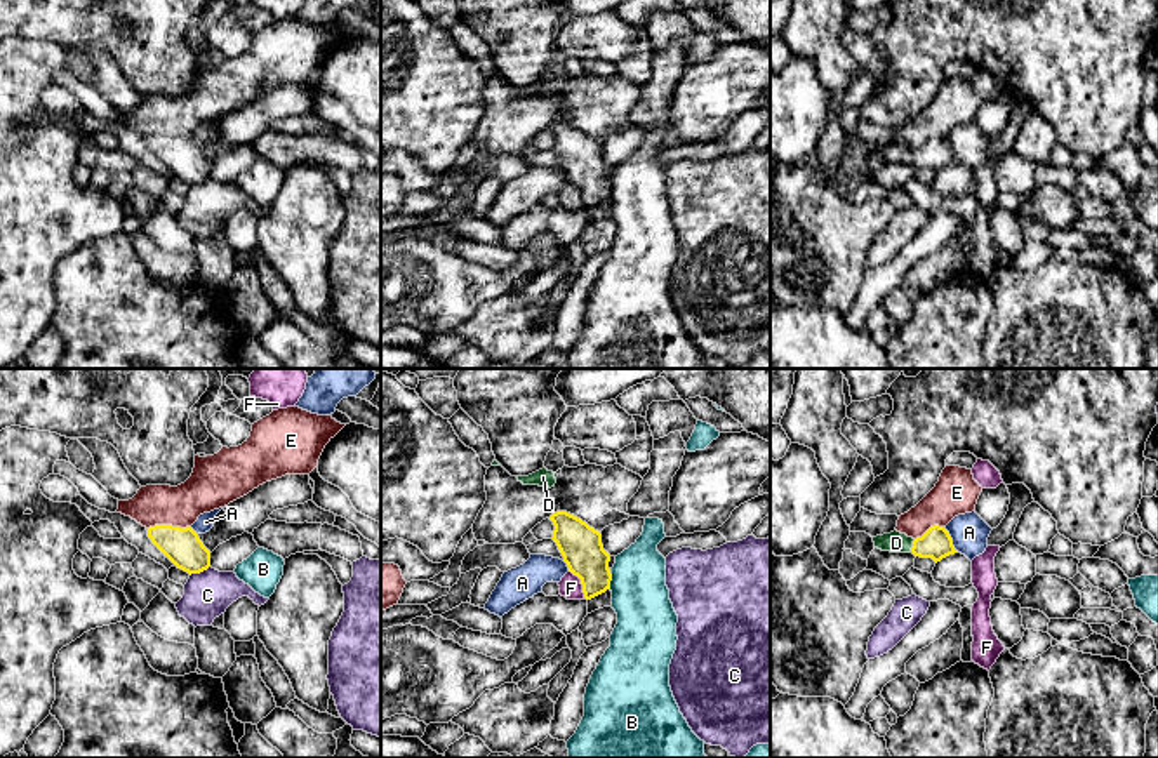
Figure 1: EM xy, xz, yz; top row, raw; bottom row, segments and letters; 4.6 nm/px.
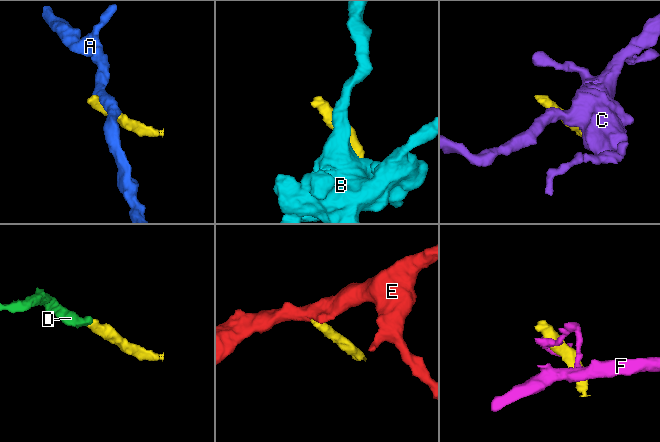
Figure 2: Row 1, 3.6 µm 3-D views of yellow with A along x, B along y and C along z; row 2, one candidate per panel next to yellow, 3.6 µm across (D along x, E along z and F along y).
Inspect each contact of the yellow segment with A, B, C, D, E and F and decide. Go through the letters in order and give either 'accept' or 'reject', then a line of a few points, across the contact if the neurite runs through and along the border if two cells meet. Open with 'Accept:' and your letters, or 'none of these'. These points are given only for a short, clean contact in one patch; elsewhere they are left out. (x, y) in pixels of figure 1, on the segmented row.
Accept: D
A: reject; line yz (945, 529), (958, 551)
B: reject
C: reject
D: accept; line yz (936, 543), (913, 546), (896, 543)
E: reject; line xy (190, 525), (152, 525), (148, 529)
F: reject; line xz (569, 571), (579, 579), (586, 598)

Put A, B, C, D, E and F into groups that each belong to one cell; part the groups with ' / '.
A / B / C / D / E / F

